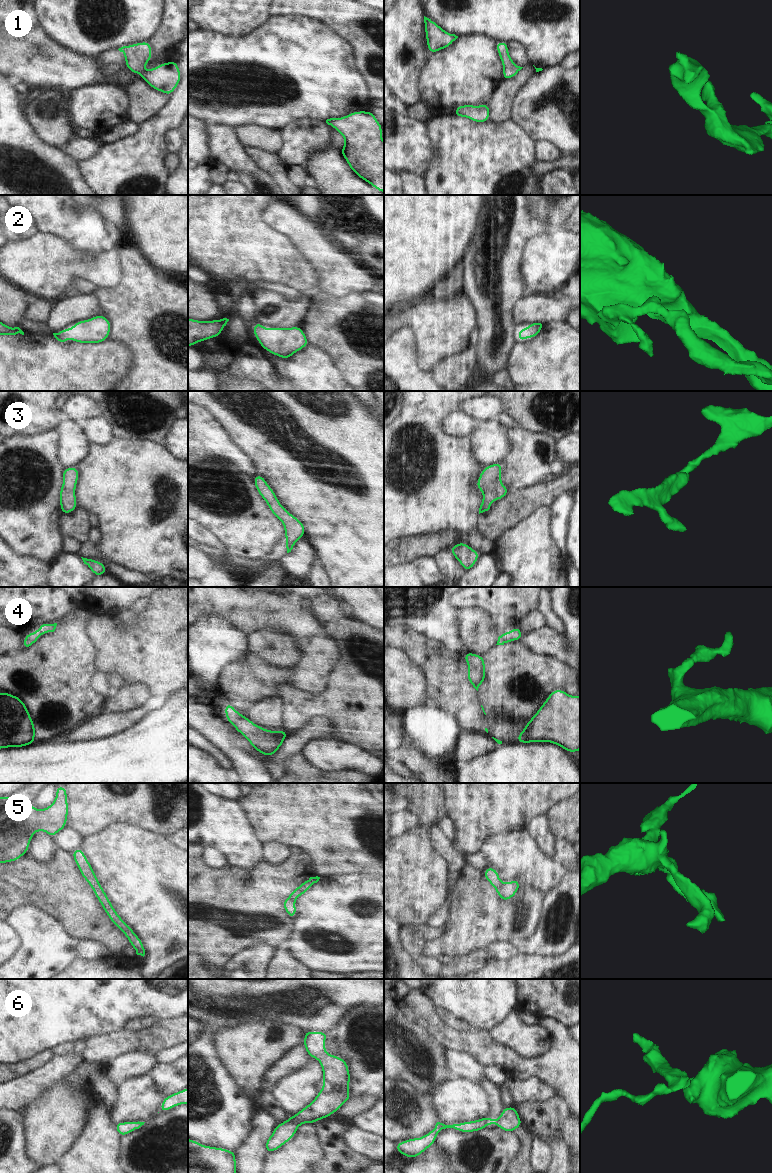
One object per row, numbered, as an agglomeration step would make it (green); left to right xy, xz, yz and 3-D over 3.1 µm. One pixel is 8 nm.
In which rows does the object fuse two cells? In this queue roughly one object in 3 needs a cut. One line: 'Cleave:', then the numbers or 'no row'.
Cleave: no row

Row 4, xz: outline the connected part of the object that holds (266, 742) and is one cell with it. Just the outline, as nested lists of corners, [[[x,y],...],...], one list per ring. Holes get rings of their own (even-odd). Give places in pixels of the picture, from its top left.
[[[231,703],[225,705],[224,713],[236,731],[242,734],[256,751],[265,756],[272,757],[289,735],[285,730],[271,731],[258,726],[241,712],[237,712]]]

